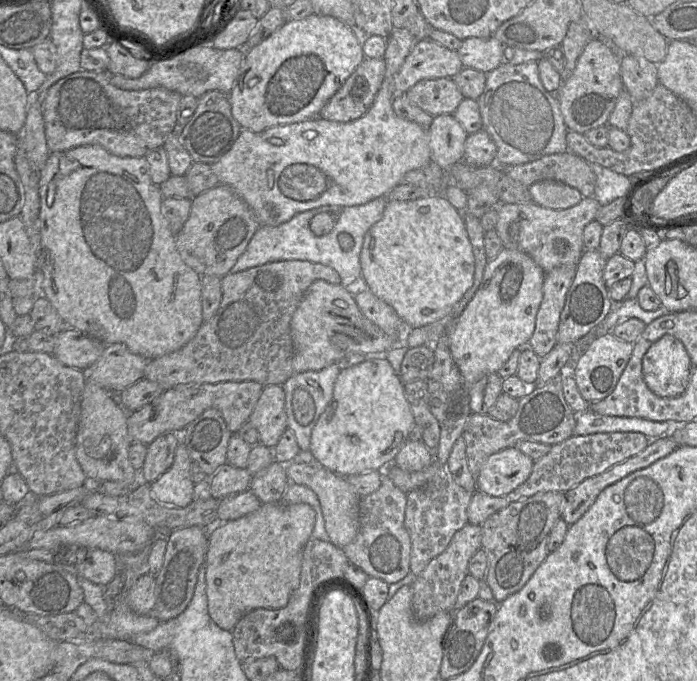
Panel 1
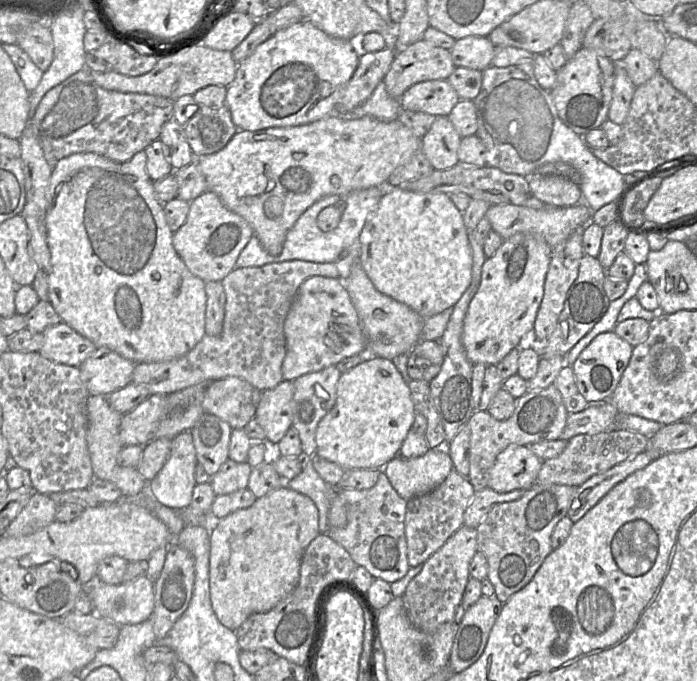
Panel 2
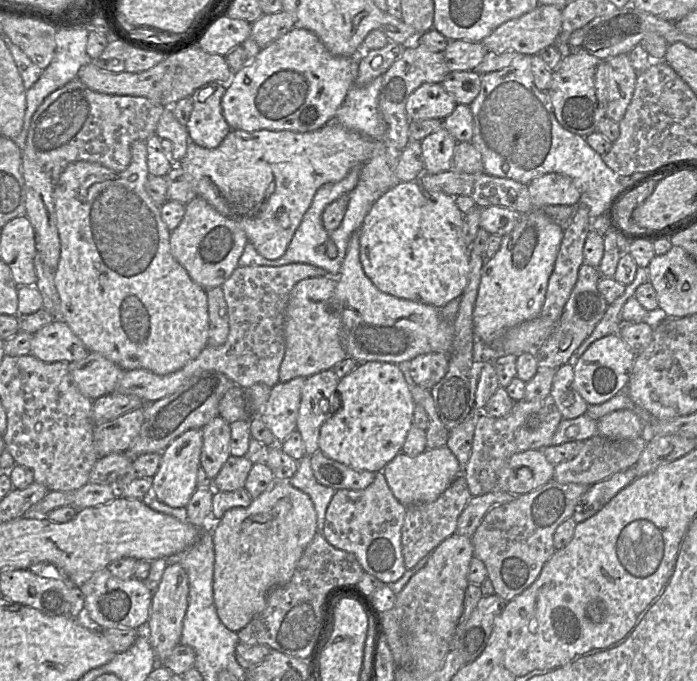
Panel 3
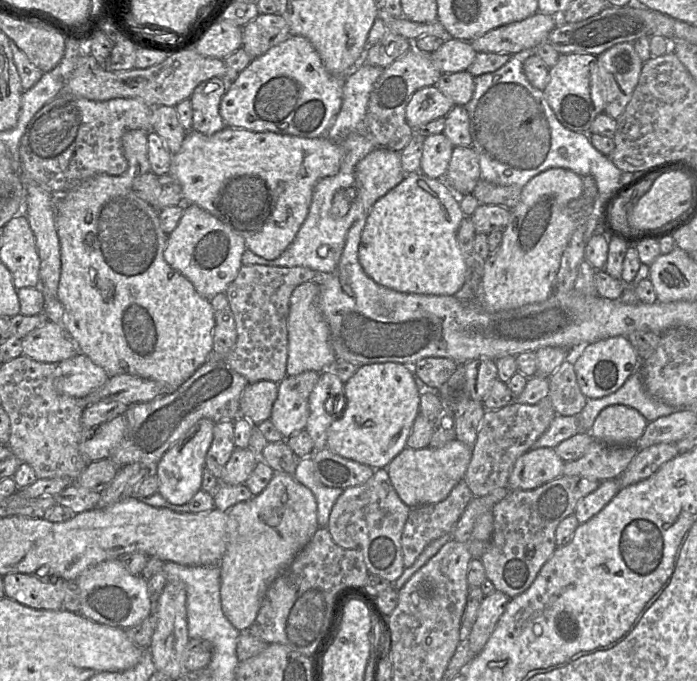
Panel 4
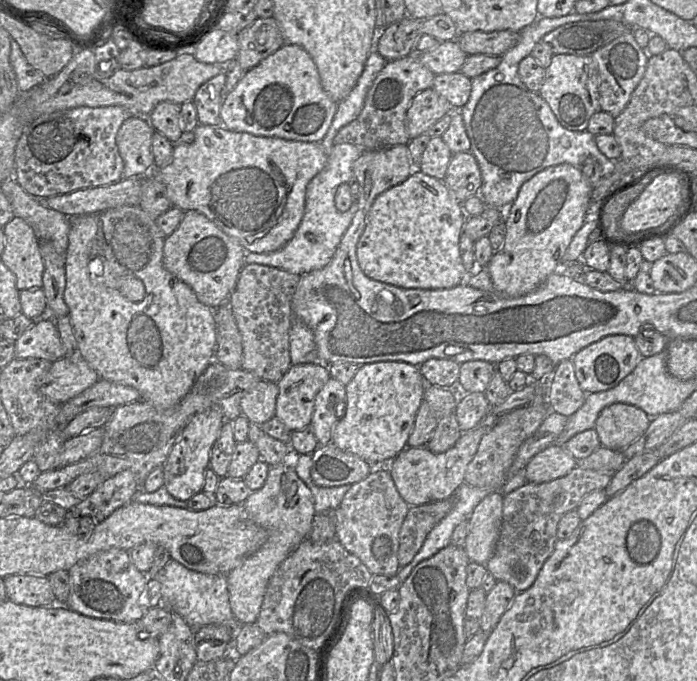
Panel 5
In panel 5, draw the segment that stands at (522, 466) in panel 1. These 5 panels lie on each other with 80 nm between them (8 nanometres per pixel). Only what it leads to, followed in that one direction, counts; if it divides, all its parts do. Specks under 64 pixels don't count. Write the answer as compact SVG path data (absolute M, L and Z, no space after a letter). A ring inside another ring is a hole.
M552 444L527 463L527 483L539 484L563 477L577 467L577 462L562 445Z

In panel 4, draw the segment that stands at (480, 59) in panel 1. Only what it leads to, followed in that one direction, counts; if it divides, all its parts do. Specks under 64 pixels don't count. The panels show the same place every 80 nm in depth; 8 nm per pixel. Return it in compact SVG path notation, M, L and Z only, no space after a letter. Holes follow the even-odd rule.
M447 37L443 44L430 54L435 66L443 73L467 71L476 57L470 41Z

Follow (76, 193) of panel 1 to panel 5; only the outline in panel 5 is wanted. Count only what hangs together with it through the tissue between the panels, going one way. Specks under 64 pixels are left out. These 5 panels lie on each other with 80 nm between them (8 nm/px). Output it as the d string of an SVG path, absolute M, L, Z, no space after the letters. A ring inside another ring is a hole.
M131 116L121 125L116 135L116 144L124 162L123 179L153 174L155 170L152 153L154 132L148 117L144 116ZM123 205L103 212L79 215L70 218L70 230L68 235L68 247L65 253L66 287L64 300L69 308L69 320L74 330L77 349L80 356L98 374L100 379L127 385L135 388L140 394L140 400L146 402L158 410L173 408L191 389L196 379L214 360L216 348L216 323L214 310L201 303L192 288L179 280L163 266L163 247L165 236L148 213L138 205ZM133 276L142 281L145 287L145 295L141 301L128 300L118 290L118 278Z

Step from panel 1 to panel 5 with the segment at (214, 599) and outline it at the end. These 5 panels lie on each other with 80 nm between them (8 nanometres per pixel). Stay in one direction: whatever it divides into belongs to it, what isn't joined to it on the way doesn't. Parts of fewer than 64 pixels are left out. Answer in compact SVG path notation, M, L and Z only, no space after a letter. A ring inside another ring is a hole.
M292 461L271 466L264 486L252 492L242 507L268 534L265 544L226 576L233 616L239 625L246 625L258 619L266 588L276 569L308 539L316 511L312 492L297 475Z

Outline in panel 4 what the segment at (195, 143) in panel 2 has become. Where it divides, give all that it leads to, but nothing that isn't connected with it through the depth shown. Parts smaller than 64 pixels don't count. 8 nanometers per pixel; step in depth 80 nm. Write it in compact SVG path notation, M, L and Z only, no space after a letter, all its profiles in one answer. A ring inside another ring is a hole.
M213 77L199 84L190 99L193 118L192 130L212 135L225 127L220 115L220 102L228 84L222 77Z

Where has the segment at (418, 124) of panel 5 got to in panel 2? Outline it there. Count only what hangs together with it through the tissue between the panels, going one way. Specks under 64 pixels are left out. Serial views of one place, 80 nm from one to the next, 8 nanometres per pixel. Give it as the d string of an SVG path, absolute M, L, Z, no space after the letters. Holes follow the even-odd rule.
M428 80L408 88L400 98L400 104L407 110L448 116L459 100L448 80Z

